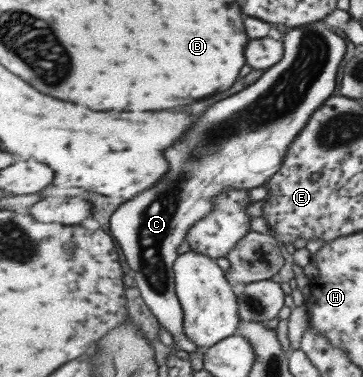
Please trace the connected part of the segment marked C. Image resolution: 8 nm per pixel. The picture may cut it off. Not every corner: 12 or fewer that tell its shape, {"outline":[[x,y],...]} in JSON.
{"outline":[[285,30],[281,61],[209,107],[110,231],[193,353],[177,248],[223,190],[263,186],[337,89],[347,43]]}

